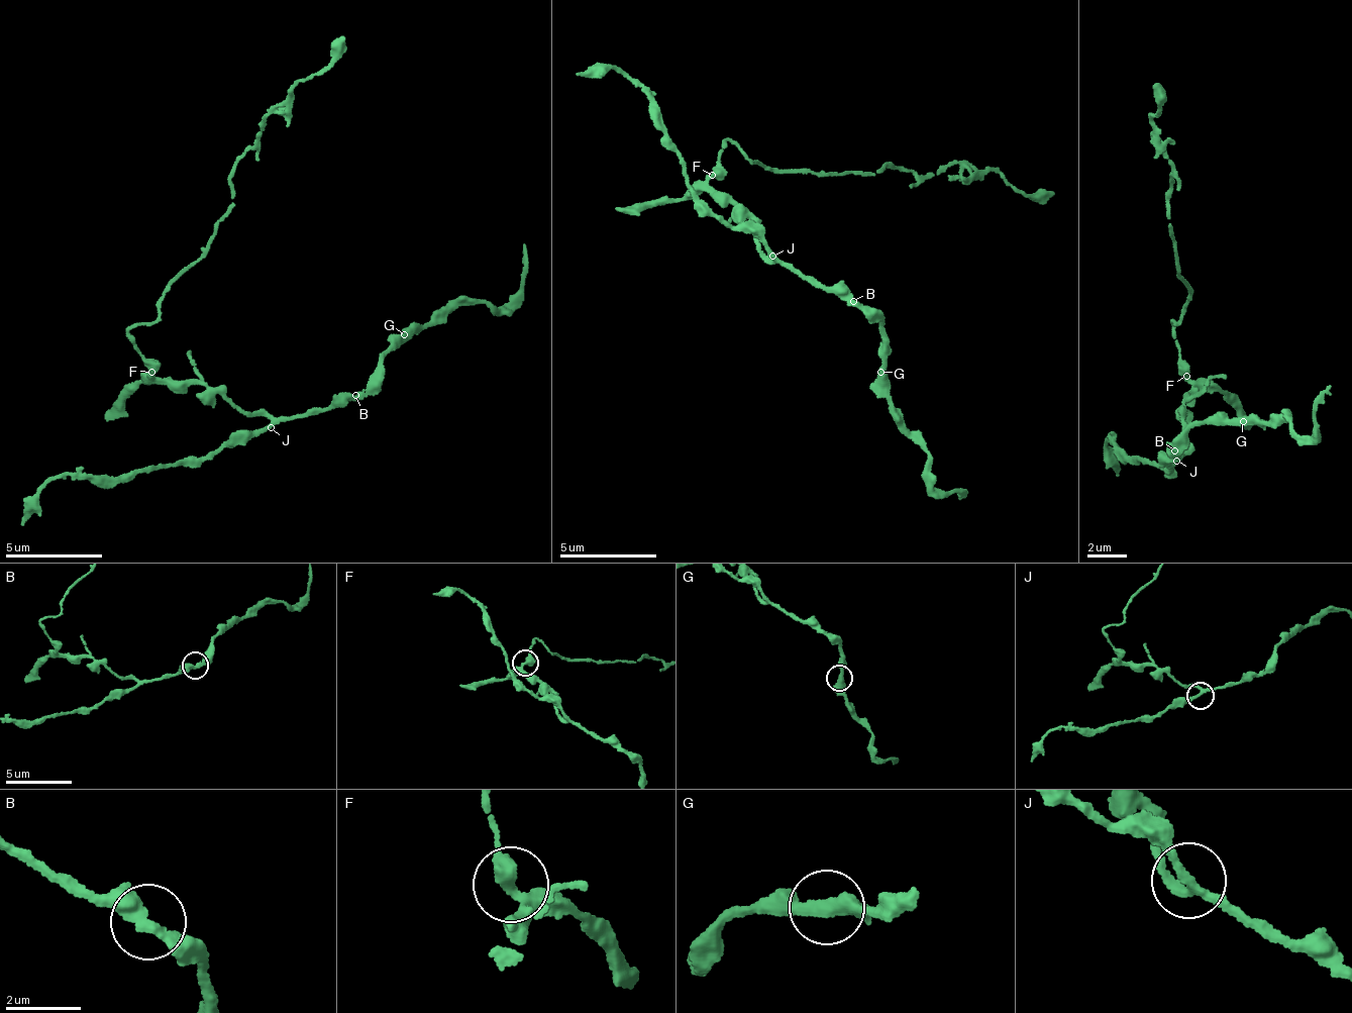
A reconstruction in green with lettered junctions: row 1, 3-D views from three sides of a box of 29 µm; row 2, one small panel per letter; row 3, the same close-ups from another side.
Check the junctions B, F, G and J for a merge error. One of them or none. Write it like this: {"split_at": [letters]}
{"split_at": ["F"]}

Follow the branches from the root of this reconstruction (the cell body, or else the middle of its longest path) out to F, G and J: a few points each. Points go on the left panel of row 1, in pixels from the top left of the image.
F: (177, 384), (161, 381), (150, 373)
G: (177, 384), (220, 394), (247, 411), (299, 418), (342, 405), (370, 385), (382, 356), (406, 341), (404, 334)
J: (177, 384), (184, 383), (197, 392), (220, 394), (247, 411), (261, 410), (268, 415), (271, 427)

